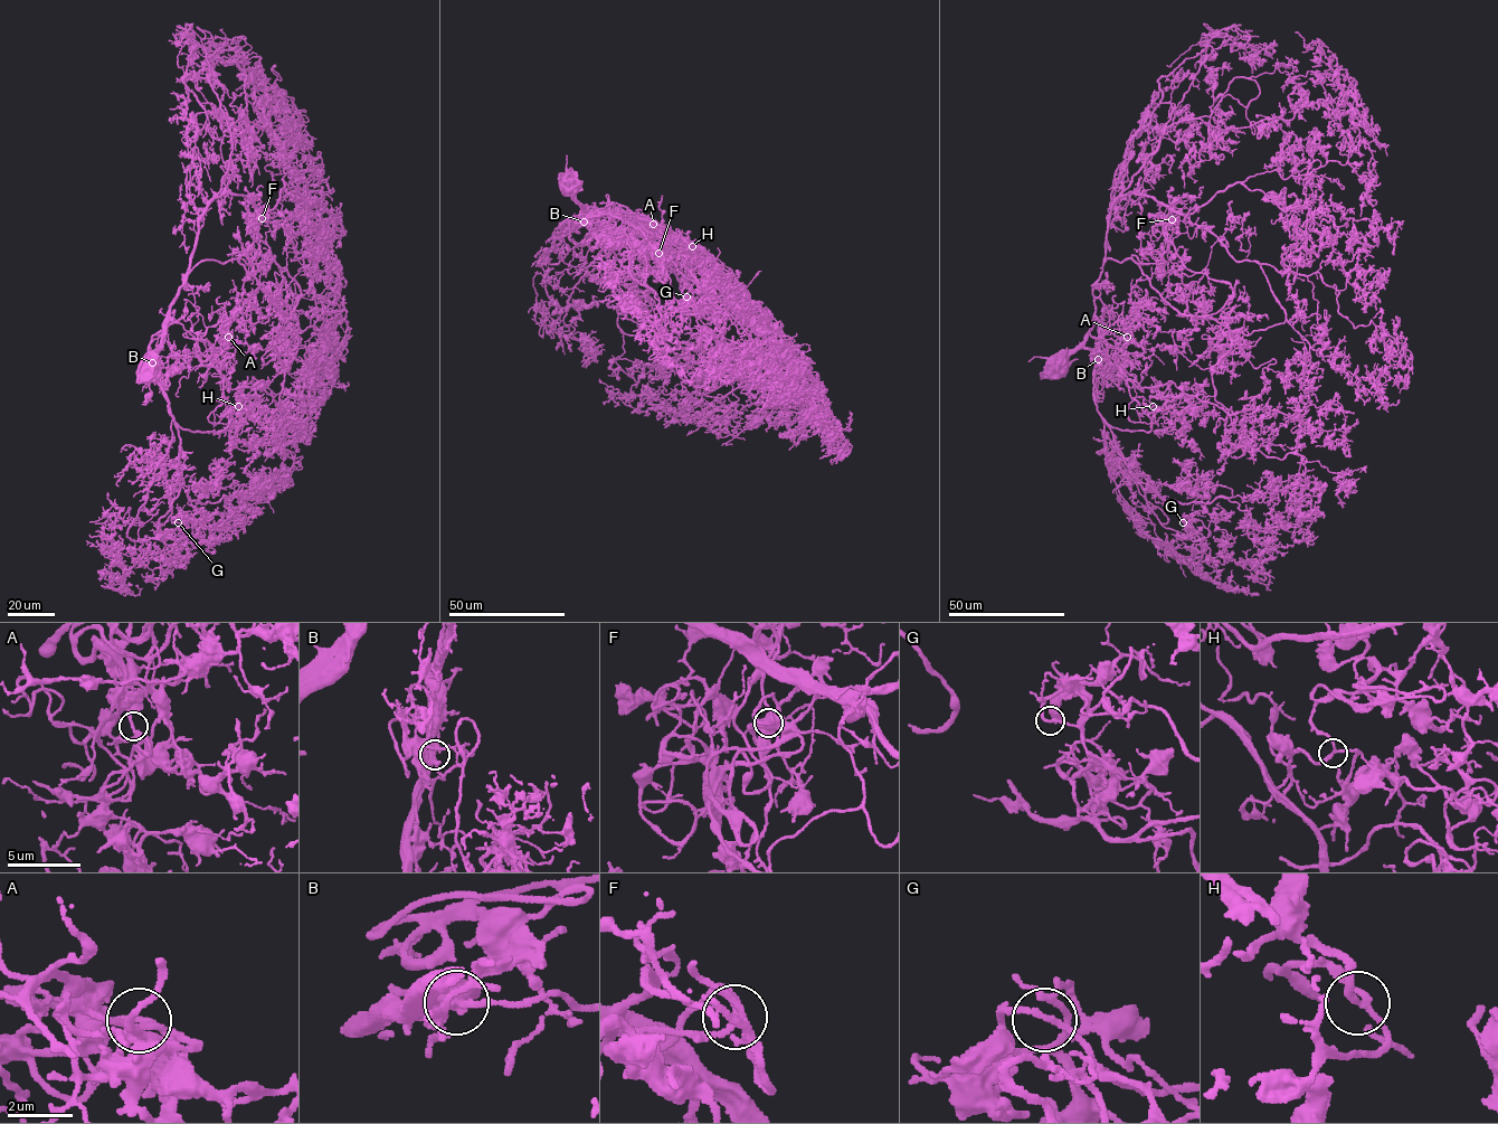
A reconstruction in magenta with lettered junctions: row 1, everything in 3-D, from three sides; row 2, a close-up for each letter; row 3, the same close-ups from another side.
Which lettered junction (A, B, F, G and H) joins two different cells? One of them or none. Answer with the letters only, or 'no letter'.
no letter

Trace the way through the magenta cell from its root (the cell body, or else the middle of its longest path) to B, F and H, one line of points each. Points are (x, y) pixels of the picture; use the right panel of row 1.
B: (1056, 365), (1062, 365), (1062, 359), (1082, 342), (1094, 318), (1100, 332), (1098, 359)
F: (1056, 365), (1082, 342), (1093, 322), (1093, 287), (1107, 258), (1159, 266), (1172, 243), (1173, 219)
H: (1056, 365), (1082, 342), (1097, 318), (1102, 347), (1127, 379), (1128, 394), (1144, 409), (1153, 406)

